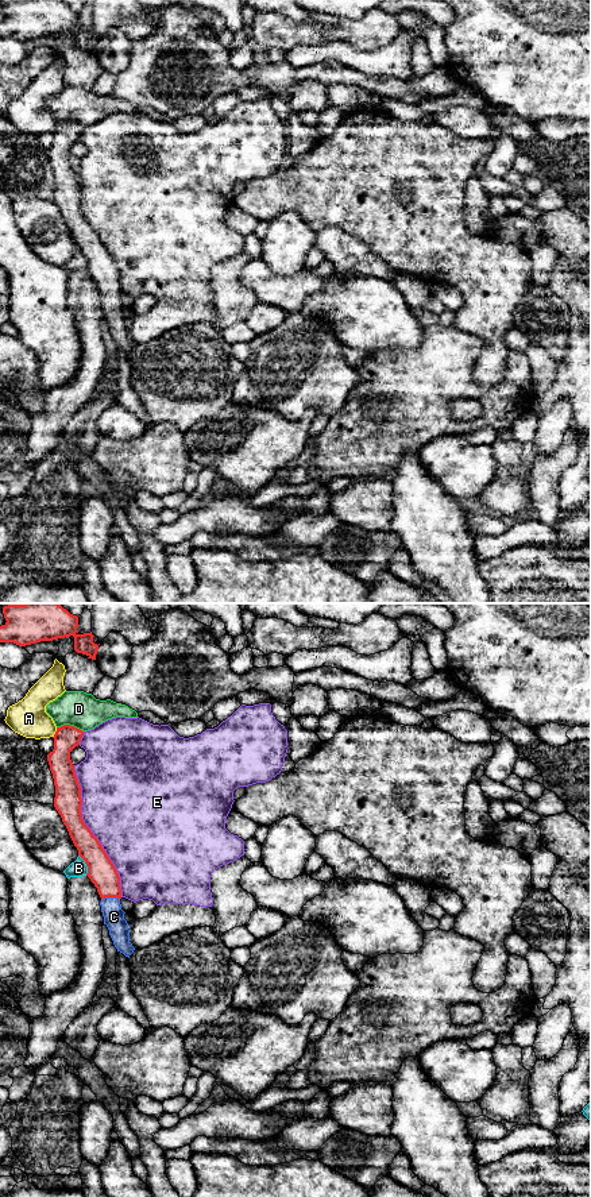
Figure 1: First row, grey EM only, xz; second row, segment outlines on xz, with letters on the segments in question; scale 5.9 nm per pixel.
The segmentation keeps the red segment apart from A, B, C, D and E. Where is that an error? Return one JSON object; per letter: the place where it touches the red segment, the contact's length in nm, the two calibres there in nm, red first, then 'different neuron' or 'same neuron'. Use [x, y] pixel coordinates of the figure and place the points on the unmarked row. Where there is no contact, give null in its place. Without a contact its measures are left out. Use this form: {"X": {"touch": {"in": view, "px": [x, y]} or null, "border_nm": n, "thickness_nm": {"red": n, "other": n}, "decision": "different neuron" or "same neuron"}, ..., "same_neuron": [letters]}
{"A": {"touch": {"in": "xz", "px": [55, 128]}, "border_nm": 70, "thickness_nm": {"red": 150, "other": 220}, "decision": "different neuron"}, "B": {"touch": {"in": "xz", "px": [87, 261]}, "border_nm": 140, "thickness_nm": {"red": 160, "other": 100}, "decision": "different neuron"}, "C": {"touch": {"in": "xz", "px": [109, 292]}, "border_nm": 110, "thickness_nm": {"red": 160, "other": 130}, "decision": "same neuron"}, "D": {"touch": {"in": "xz", "px": [69, 120]}, "border_nm": 160, "thickness_nm": {"red": 150, "other": 220}, "decision": "different neuron"}, "E": {"touch": {"in": "xz", "px": [91, 227]}, "border_nm": 850, "thickness_nm": {"red": 170, "other": 500}, "decision": "different neuron"}, "same_neuron": ["C"]}

